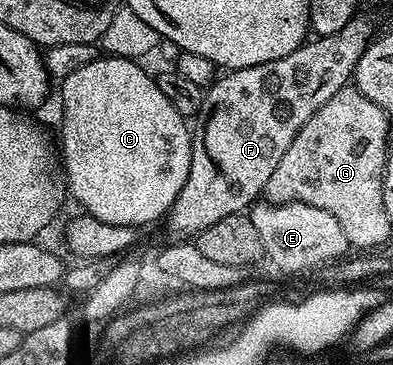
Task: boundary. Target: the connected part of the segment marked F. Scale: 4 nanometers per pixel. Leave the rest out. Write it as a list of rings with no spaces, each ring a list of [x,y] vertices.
[[[355,17],[339,32],[311,38],[288,53],[288,57],[280,57],[280,61],[264,61],[264,65],[226,71],[223,79],[222,76],[215,78],[204,95],[202,128],[196,131],[190,145],[188,181],[184,189],[180,189],[165,220],[171,244],[193,240],[204,229],[208,229],[208,225],[216,225],[216,221],[224,221],[224,217],[229,215],[243,214],[265,192],[268,177],[272,177],[276,165],[280,165],[280,157],[284,157],[288,145],[296,141],[296,133],[300,133],[308,117],[312,117],[312,113],[316,113],[324,101],[331,99],[341,87],[353,80],[356,65],[375,34],[376,27],[368,20]]]

